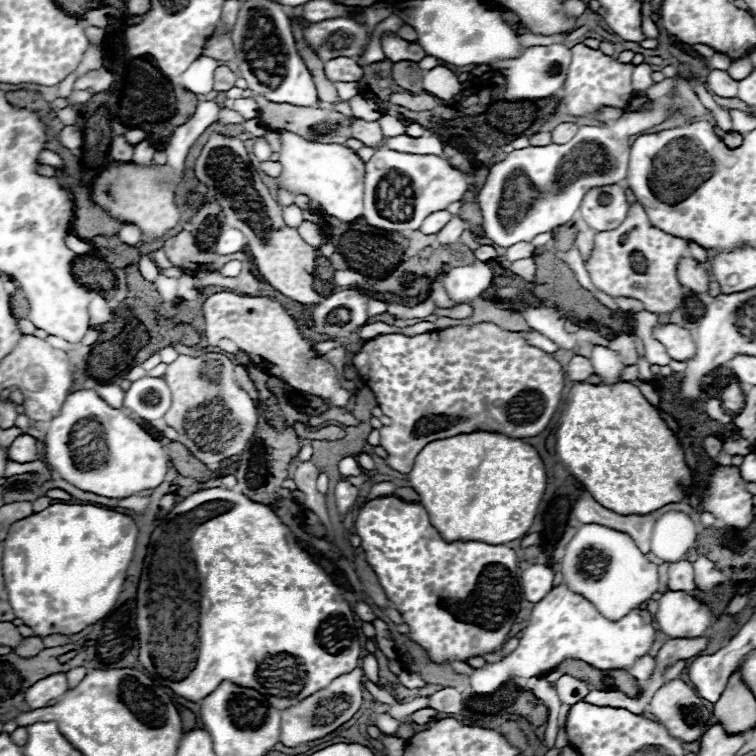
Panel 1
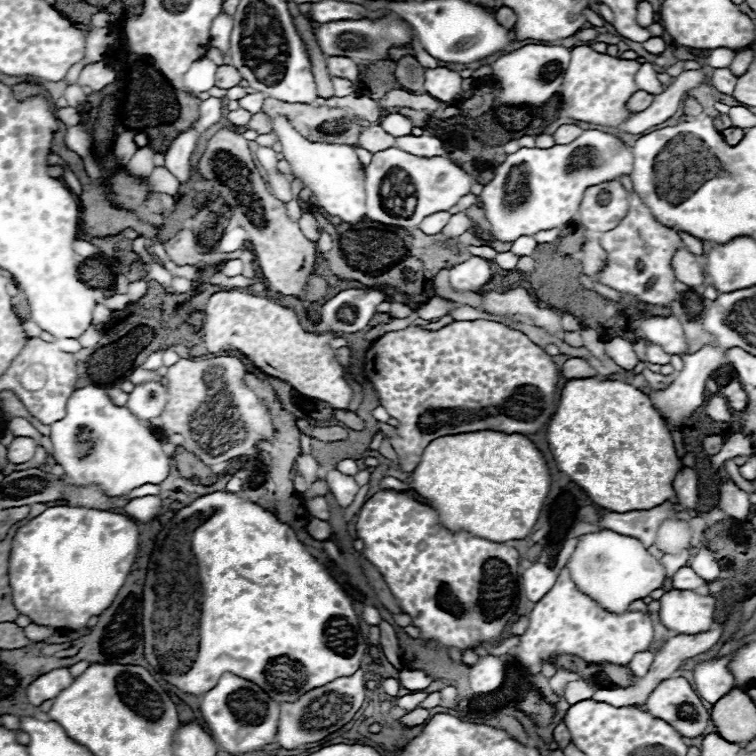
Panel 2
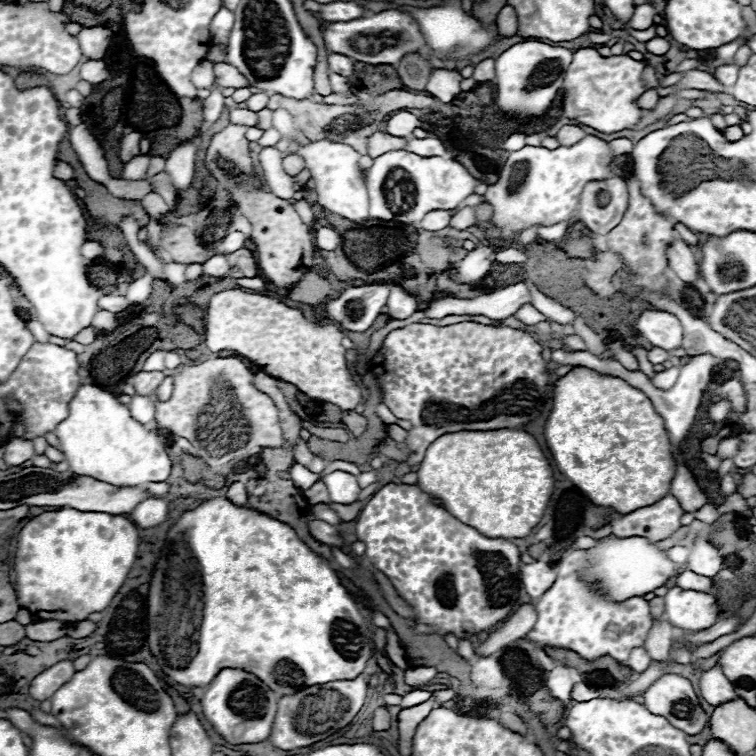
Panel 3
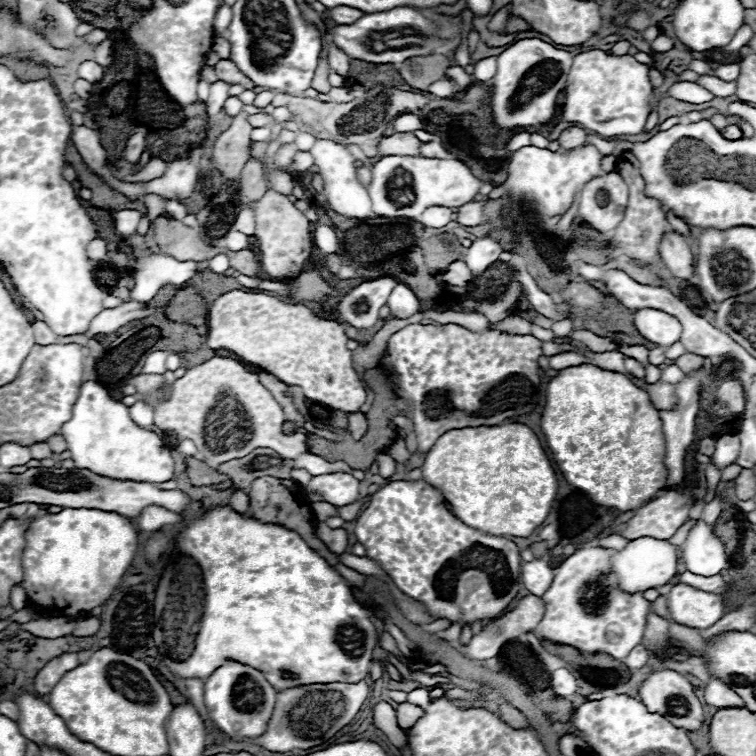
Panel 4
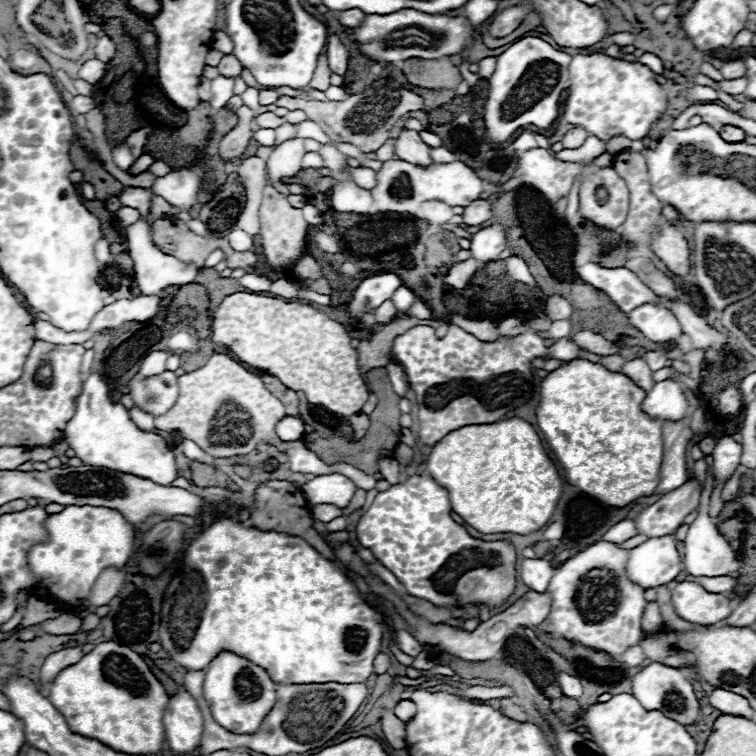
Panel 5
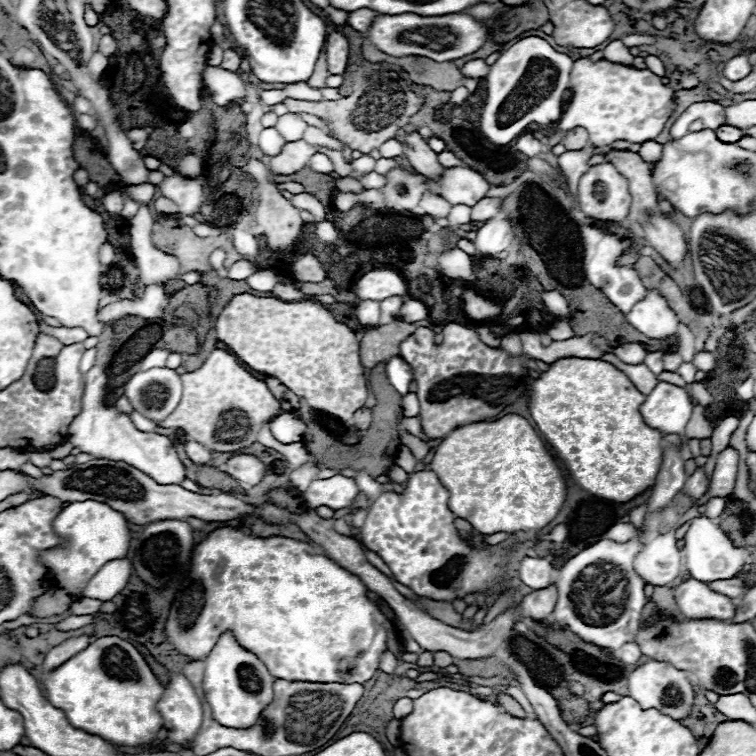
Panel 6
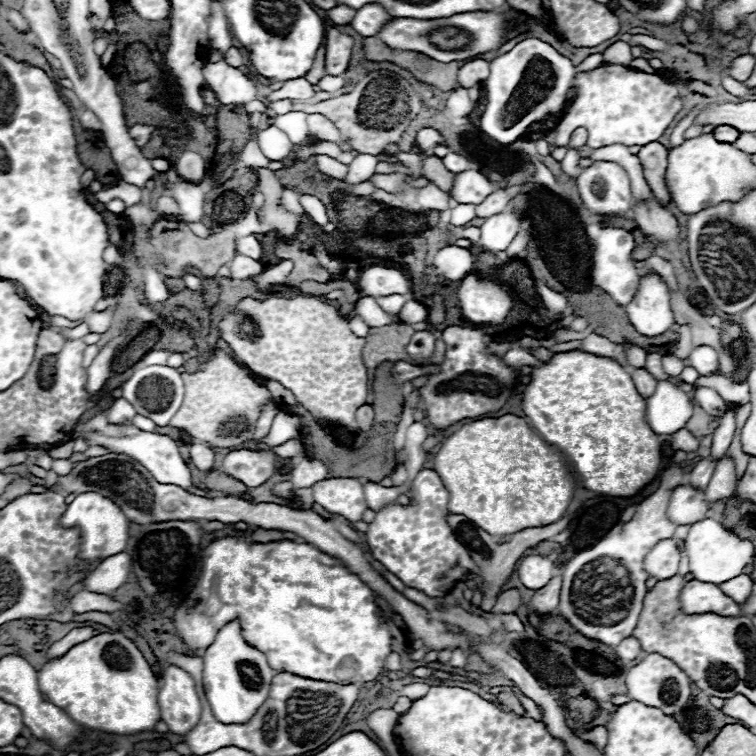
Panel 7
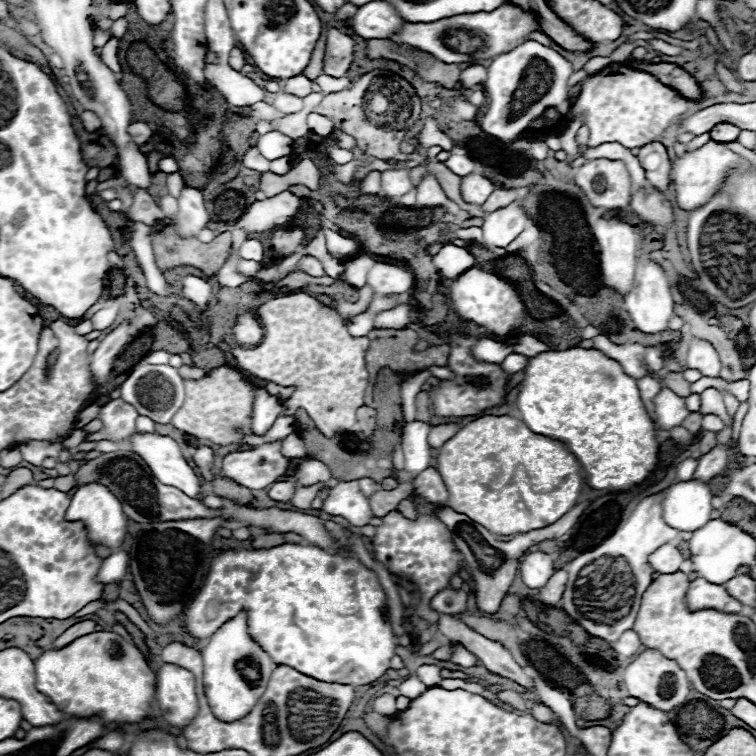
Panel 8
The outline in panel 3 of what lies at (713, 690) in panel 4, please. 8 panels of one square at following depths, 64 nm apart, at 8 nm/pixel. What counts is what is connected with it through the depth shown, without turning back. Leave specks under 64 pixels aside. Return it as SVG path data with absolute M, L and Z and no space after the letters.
M718 664L712 666L710 670L700 672L698 686L700 686L700 696L712 706L718 706L722 702L728 702L728 700L736 698L732 682L724 676L724 672Z

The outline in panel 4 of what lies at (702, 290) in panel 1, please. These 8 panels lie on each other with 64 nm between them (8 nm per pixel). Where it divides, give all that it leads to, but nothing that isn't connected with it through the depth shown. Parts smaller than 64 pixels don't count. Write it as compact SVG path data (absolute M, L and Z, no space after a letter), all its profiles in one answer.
M676 232L666 234L660 244L660 256L674 276L682 280L690 280L694 276L694 256L684 236Z

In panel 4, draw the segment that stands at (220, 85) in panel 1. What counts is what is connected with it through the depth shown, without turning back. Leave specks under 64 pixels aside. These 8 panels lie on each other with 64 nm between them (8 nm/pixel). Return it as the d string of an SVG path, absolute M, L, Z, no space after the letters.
M220 60L218 64L214 64L214 72L218 76L218 80L228 82L228 84L242 84L244 88L254 88L254 84L250 84L250 78L246 78L234 62L230 60Z

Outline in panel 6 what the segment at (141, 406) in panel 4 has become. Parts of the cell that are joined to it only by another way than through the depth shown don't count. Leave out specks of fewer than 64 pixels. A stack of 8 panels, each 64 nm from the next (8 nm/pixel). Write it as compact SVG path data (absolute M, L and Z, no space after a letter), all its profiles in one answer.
M136 410L130 414L130 418L132 418L134 426L136 426L138 430L142 430L142 432L154 432L154 430L156 430L156 422L150 420L150 418L146 418L146 416L142 416L142 414L138 414Z

